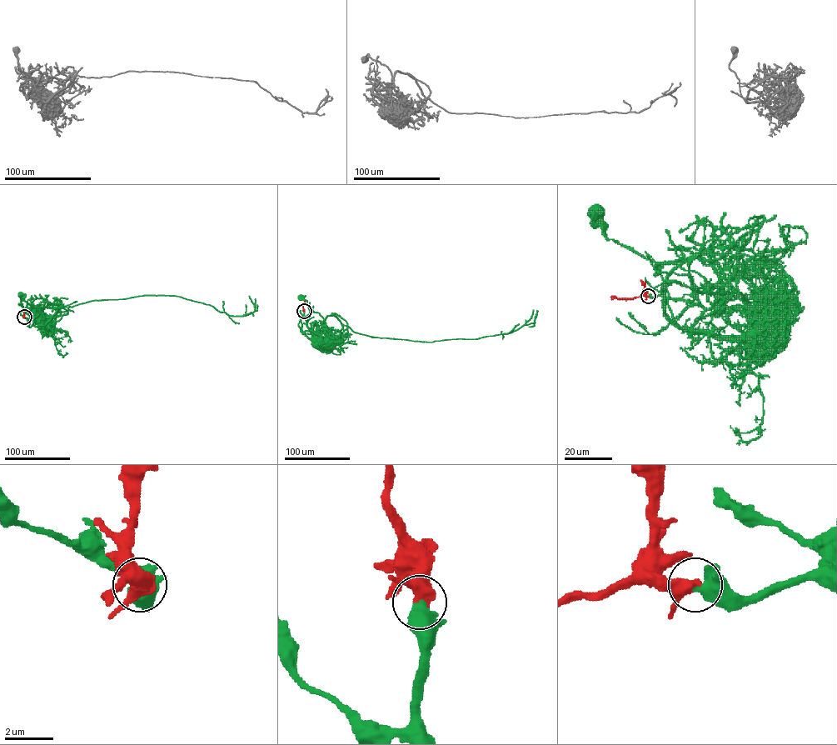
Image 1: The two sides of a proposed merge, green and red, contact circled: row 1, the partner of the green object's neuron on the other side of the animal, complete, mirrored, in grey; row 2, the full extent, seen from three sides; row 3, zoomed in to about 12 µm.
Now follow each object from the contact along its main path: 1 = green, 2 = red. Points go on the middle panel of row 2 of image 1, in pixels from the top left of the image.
1: (304, 311), (308, 327), (325, 342), (331, 341), (324, 328), (323, 318), (314, 312), (301, 296)
2: (304, 311), (305, 301)

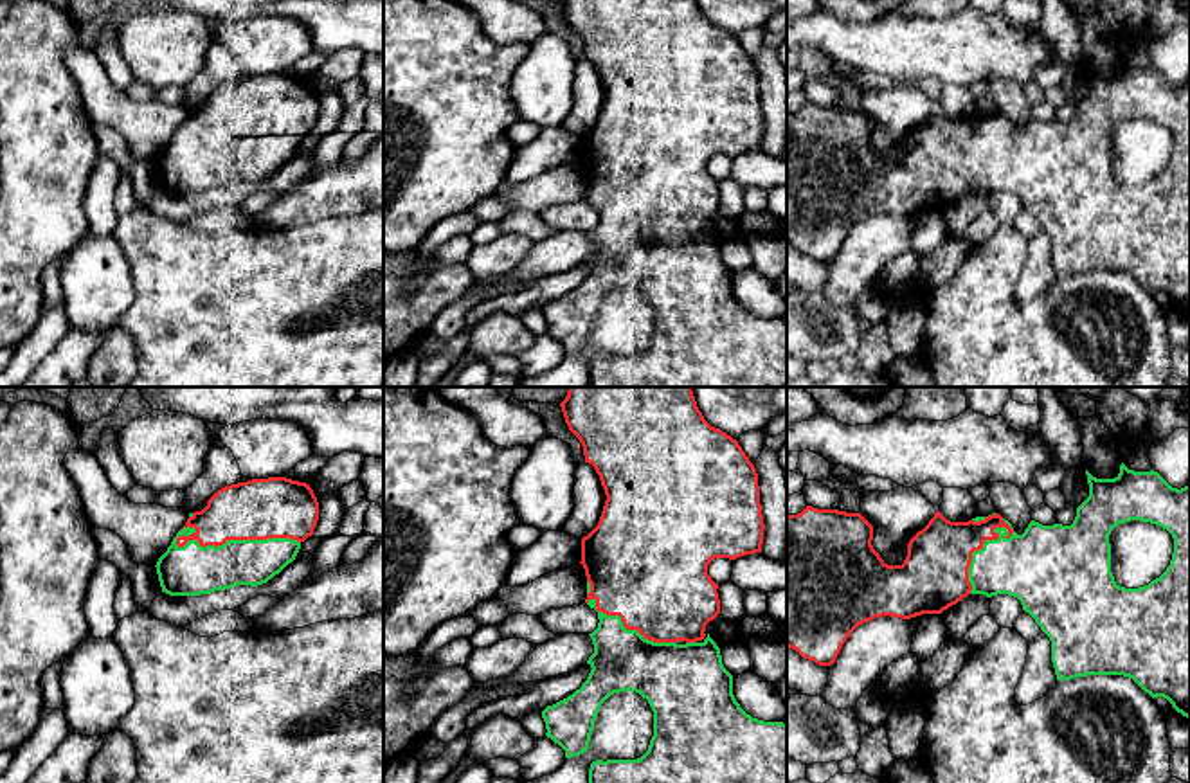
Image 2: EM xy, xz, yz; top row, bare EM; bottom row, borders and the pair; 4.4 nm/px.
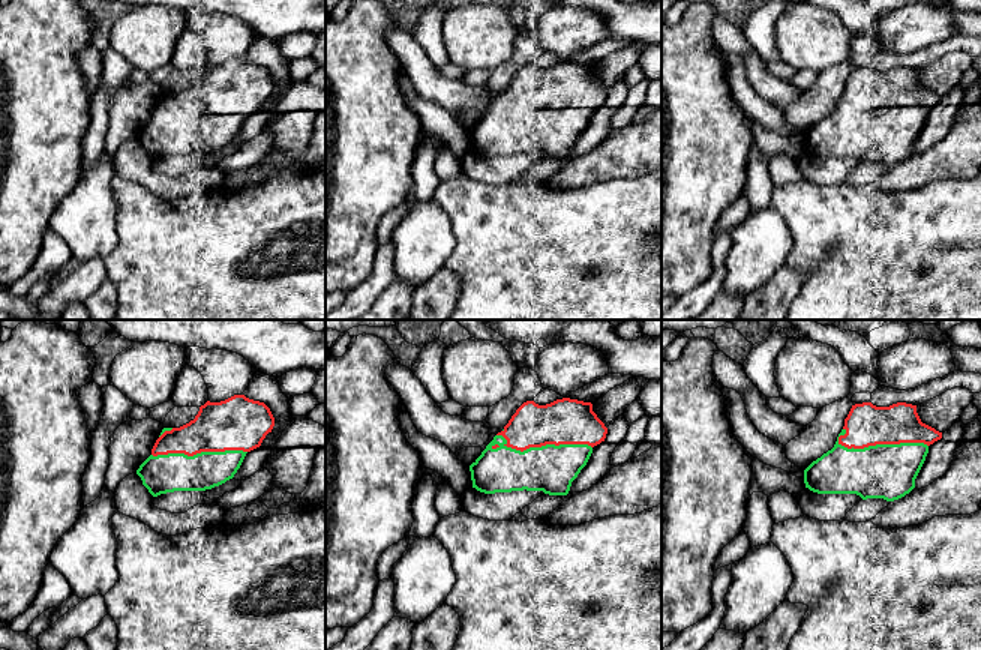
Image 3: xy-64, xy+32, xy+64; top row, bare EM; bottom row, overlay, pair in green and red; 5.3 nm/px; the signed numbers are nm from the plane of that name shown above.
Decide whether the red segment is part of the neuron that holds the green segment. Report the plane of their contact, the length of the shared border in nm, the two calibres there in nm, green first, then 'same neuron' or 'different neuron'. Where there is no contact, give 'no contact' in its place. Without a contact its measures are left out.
xy | 550 nm | 220/280 nm | same neuron

